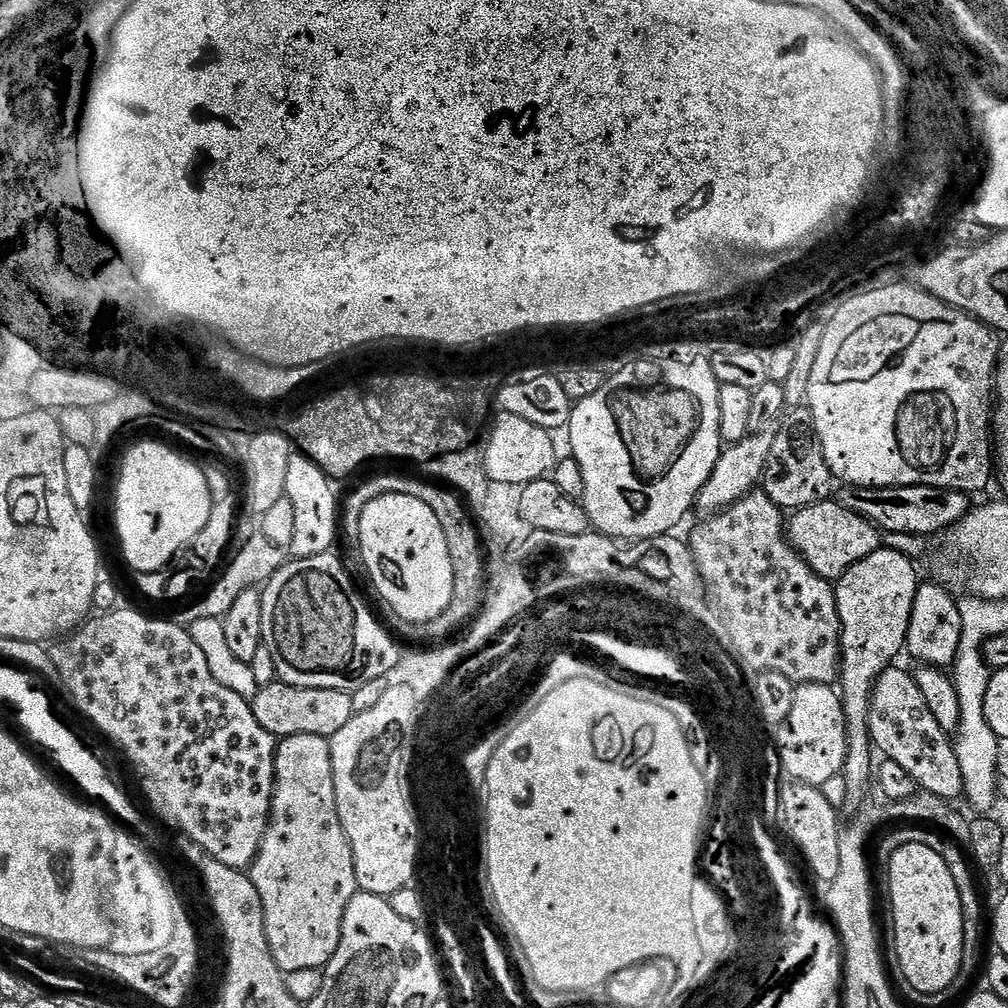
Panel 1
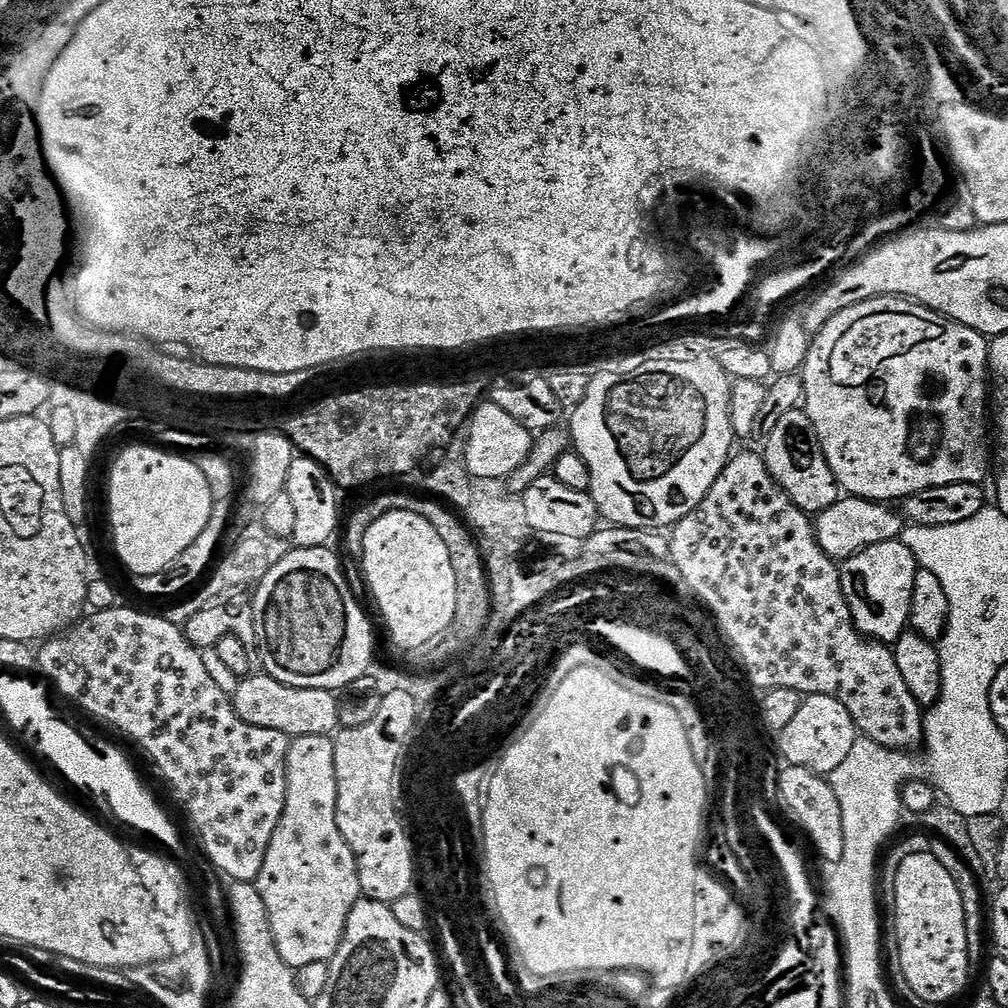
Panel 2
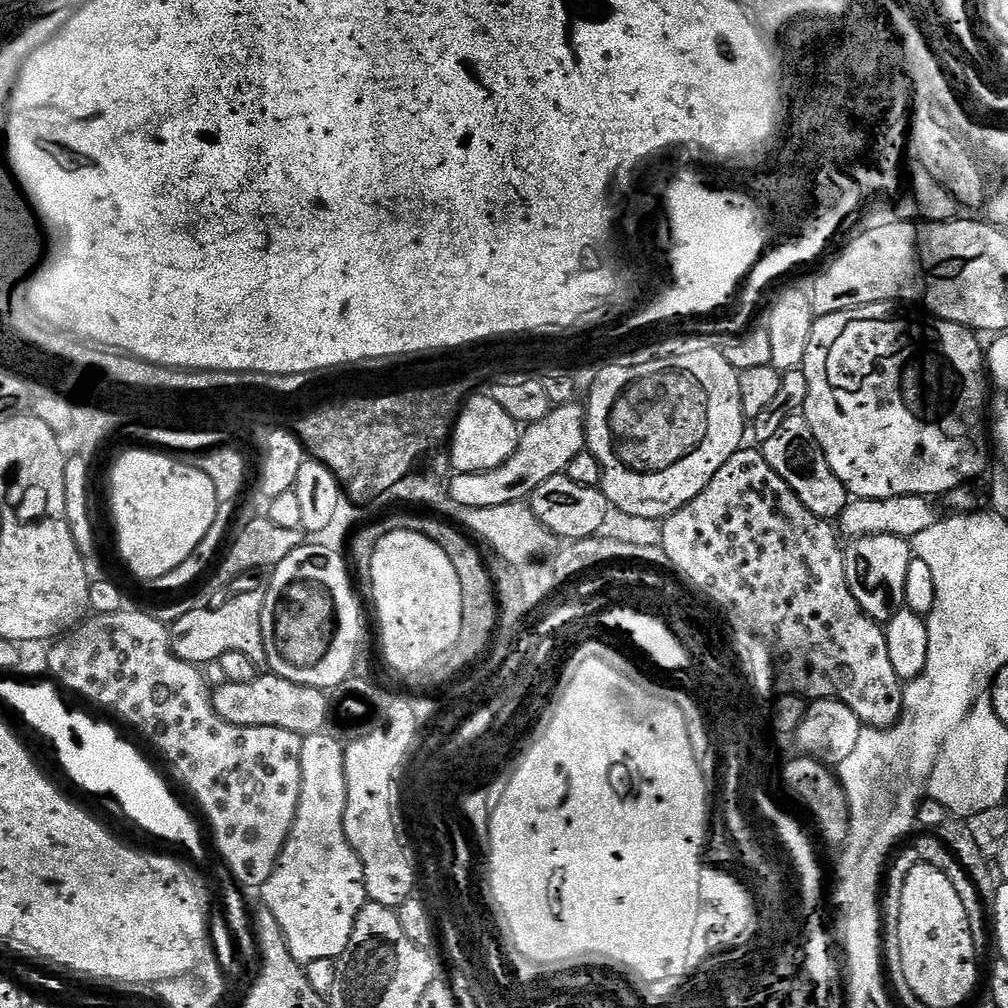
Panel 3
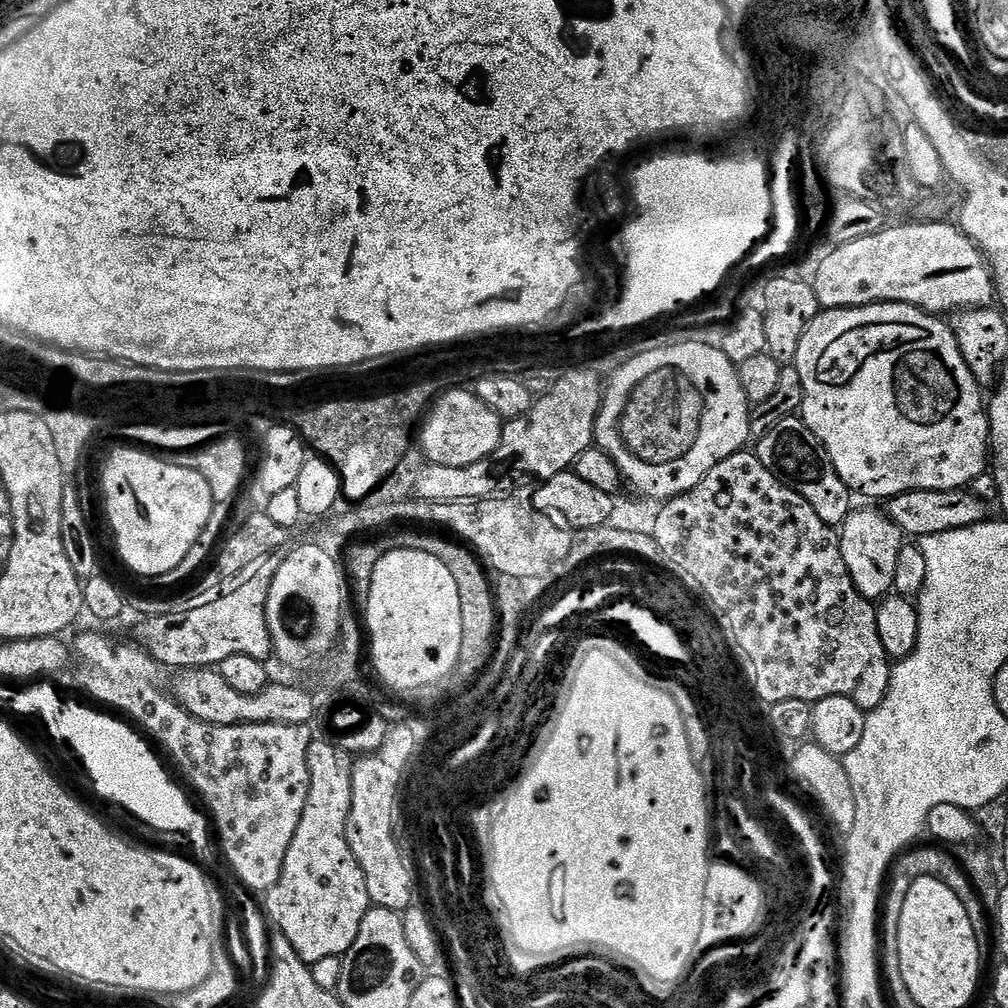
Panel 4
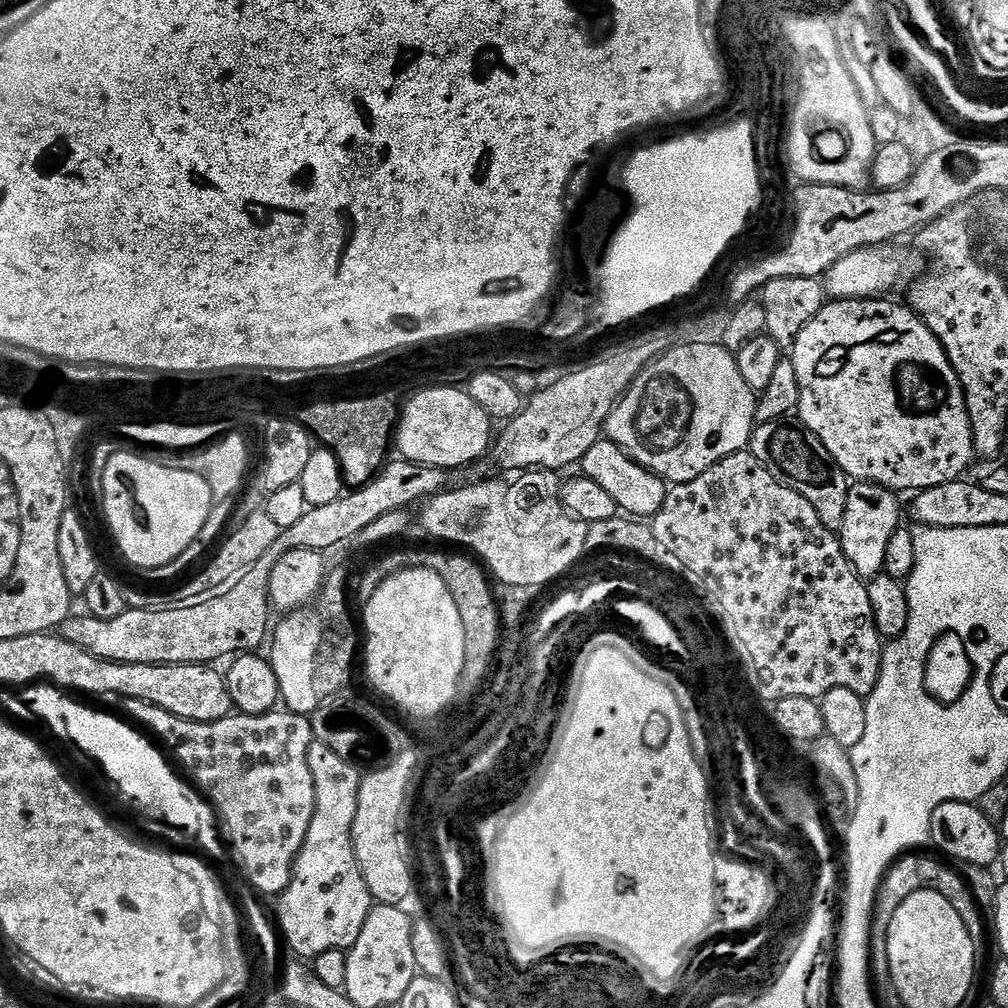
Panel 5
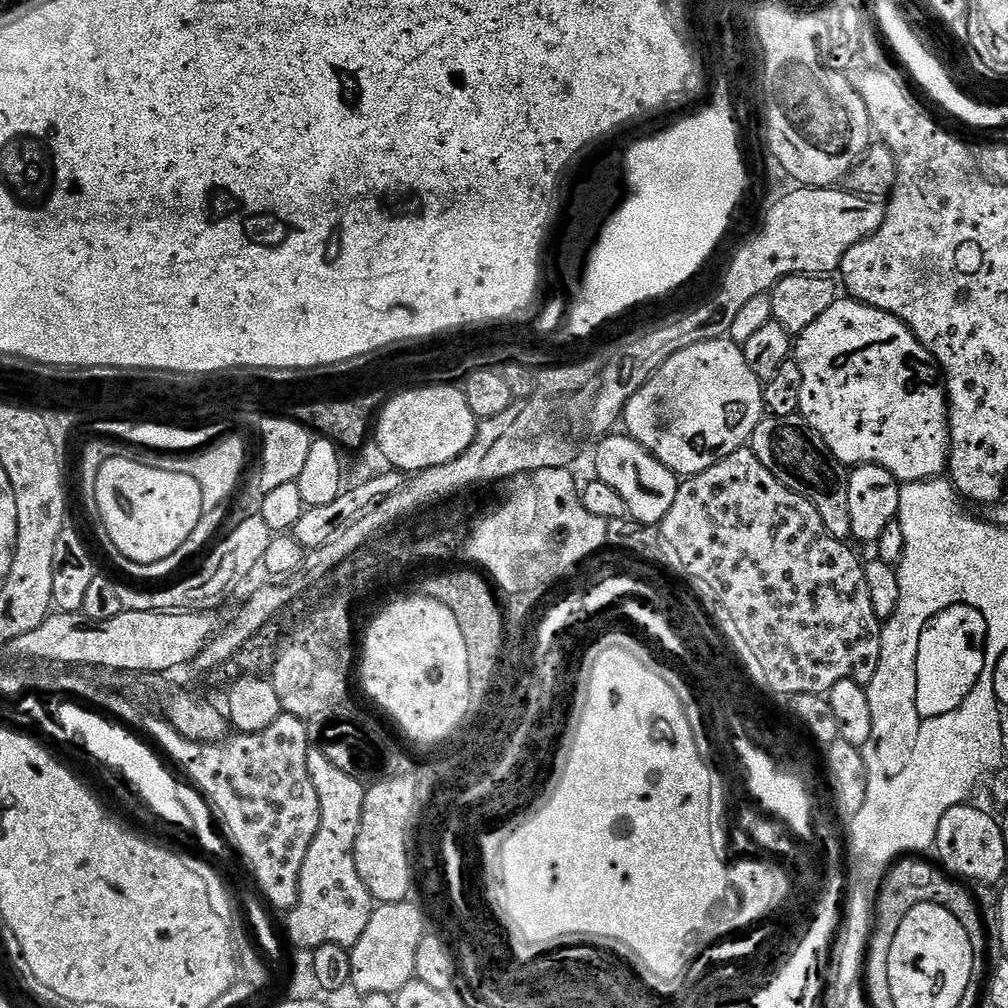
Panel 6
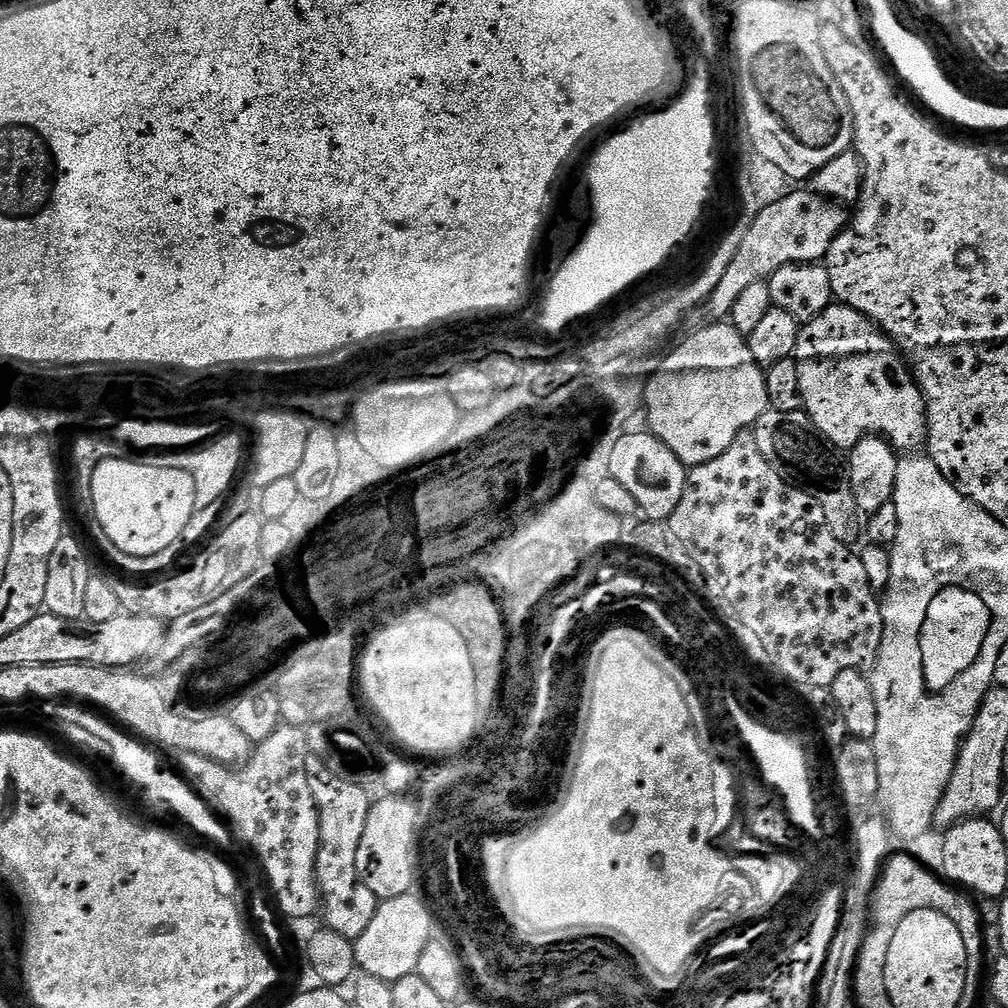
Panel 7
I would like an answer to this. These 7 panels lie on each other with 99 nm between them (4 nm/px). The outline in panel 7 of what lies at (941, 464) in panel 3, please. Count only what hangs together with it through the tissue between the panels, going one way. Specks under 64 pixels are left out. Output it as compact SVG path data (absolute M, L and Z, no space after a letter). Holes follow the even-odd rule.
M836 302L832 307L828 308L822 314L818 314L818 318L807 321L800 329L800 337L798 338L798 346L796 347L796 355L794 357L798 366L798 378L802 382L802 398L804 399L803 411L808 413L813 426L817 432L837 450L850 450L858 442L862 442L864 436L883 436L897 453L912 454L917 450L923 449L926 444L926 433L928 423L926 422L926 414L924 413L924 396L920 393L920 387L916 385L916 379L912 377L912 373L904 359L896 350L896 345L876 327L872 321L858 310L847 308L845 304Z

